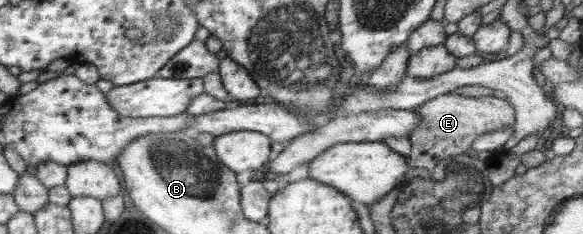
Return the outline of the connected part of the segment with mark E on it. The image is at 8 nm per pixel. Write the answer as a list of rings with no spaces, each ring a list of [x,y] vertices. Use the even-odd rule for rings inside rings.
[[[448,92],[428,99],[410,111],[419,115],[419,123],[406,137],[410,140],[410,155],[406,161],[410,168],[431,170],[440,160],[458,155],[474,158],[472,141],[476,136],[515,125],[515,112],[508,101],[493,96],[476,98]]]

